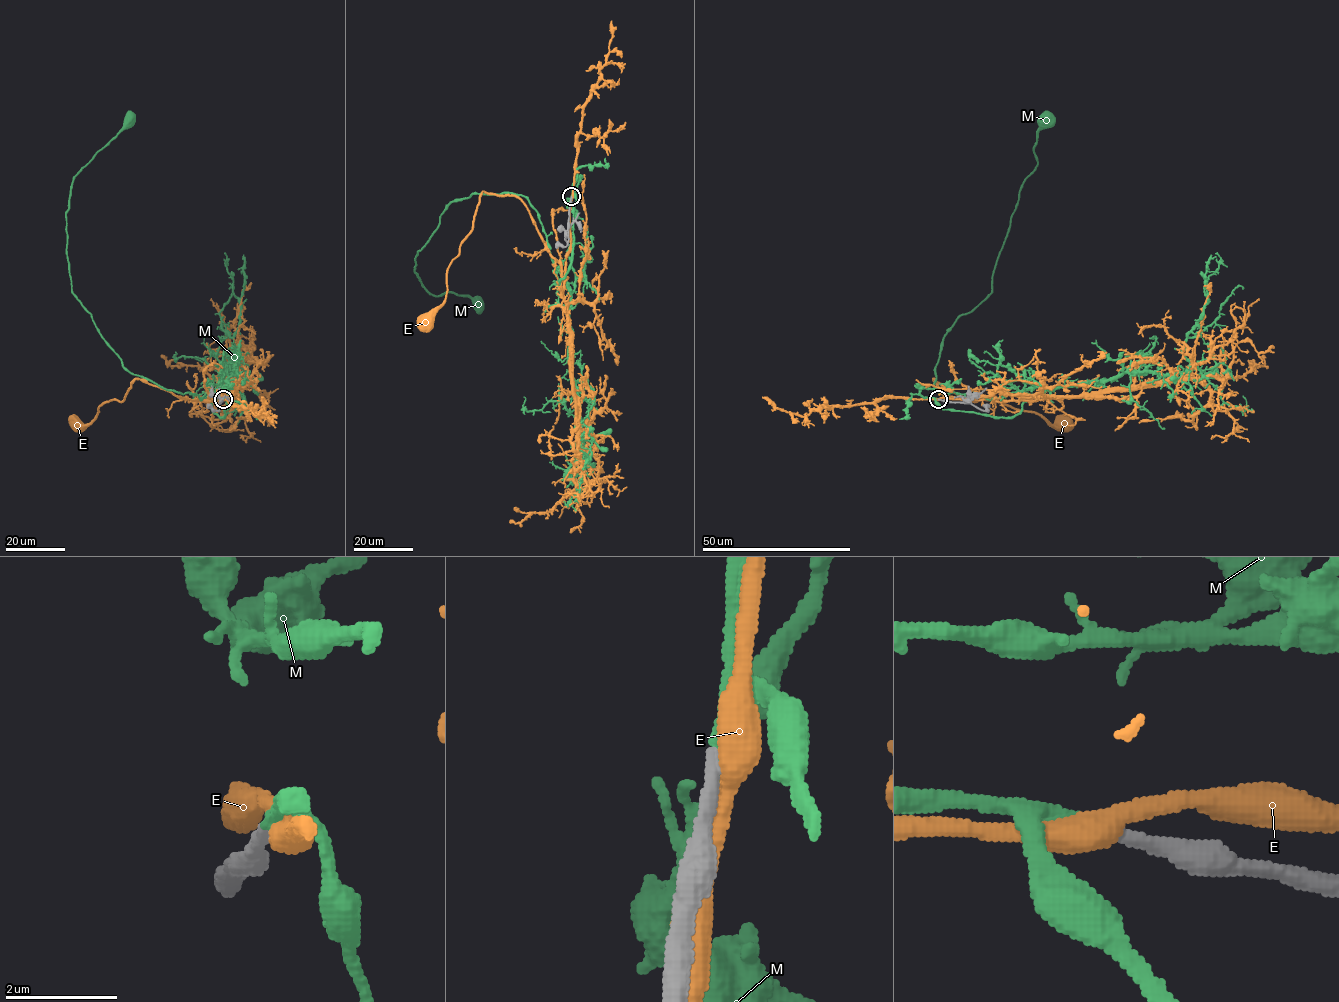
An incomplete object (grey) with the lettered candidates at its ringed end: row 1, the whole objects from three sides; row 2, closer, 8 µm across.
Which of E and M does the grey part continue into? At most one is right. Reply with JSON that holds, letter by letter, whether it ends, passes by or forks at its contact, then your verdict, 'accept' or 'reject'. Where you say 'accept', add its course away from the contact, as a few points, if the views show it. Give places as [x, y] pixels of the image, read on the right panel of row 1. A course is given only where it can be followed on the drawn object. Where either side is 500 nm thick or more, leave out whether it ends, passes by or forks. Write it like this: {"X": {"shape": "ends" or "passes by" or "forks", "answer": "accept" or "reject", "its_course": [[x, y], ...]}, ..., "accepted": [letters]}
{"E": {"shape": "passes by", "answer": "reject"}, "M": {"shape": "ends", "answer": "accept", "its_course": [[938, 399], [997, 417], [1022, 409], [1018, 392], [940, 393], [935, 367], [950, 327], [991, 292], [1043, 121]]}, "accepted": ["M"]}

